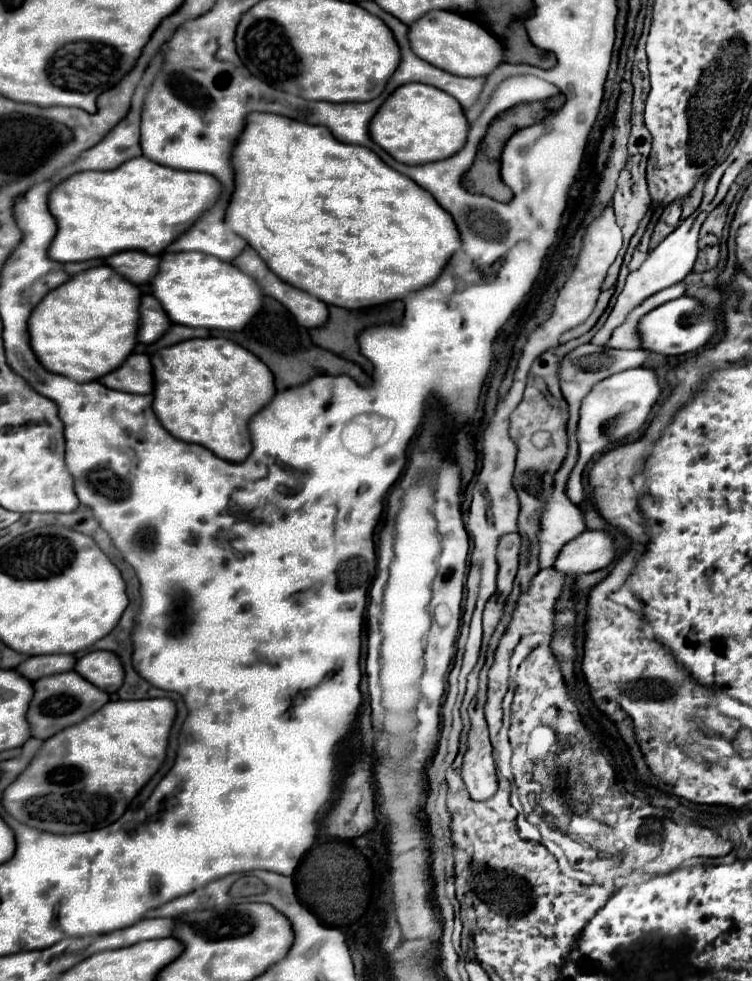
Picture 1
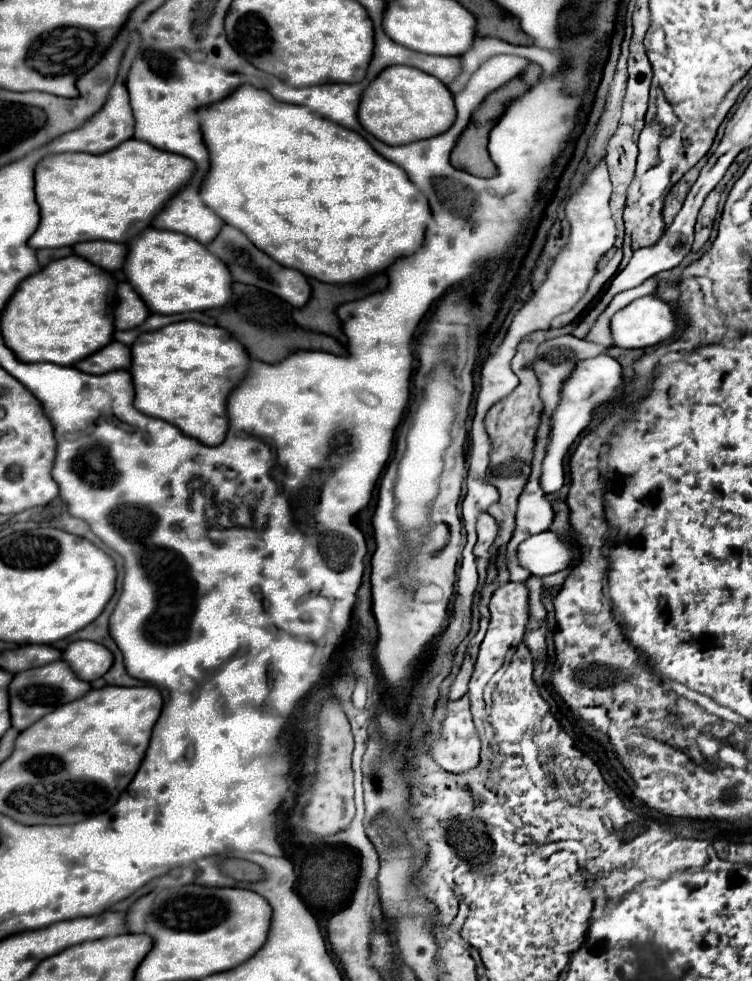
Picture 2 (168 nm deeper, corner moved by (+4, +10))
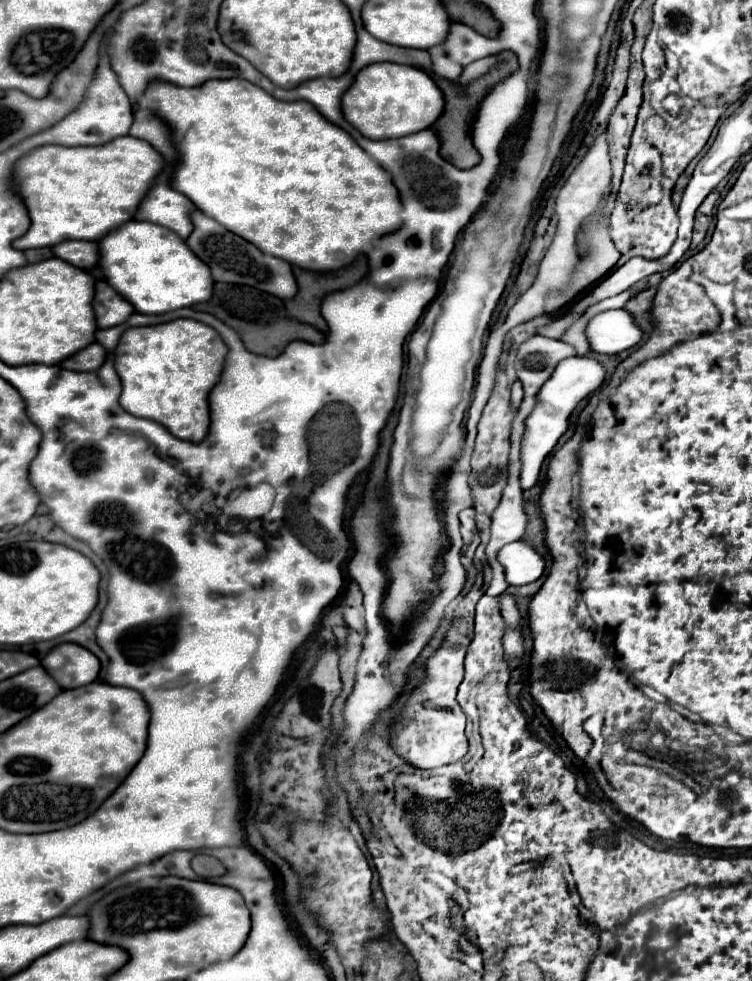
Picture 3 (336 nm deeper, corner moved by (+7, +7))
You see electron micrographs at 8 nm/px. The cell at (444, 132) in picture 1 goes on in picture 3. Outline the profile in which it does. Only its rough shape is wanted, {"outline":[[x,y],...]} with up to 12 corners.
{"outline":[[398,63],[364,67],[342,111],[368,139],[432,127],[444,97]]}

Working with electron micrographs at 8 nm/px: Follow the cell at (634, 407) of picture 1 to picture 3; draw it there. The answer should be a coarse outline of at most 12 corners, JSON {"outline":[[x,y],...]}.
{"outline":[[592,357],[558,363],[526,419],[520,483],[538,483],[544,459],[606,369]]}

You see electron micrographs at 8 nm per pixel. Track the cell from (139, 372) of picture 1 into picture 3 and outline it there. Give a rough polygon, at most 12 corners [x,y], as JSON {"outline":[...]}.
{"outline":[[92,343],[60,363],[70,371],[98,371],[106,349]]}

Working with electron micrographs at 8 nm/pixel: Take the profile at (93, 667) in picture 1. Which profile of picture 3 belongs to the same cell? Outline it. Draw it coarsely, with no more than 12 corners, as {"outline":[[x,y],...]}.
{"outline":[[76,643],[56,645],[42,667],[64,689],[96,681],[100,661]]}

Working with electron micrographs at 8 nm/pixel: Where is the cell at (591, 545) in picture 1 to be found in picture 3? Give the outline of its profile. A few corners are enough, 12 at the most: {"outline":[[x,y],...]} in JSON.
{"outline":[[524,541],[500,549],[510,585],[542,577],[546,559]]}

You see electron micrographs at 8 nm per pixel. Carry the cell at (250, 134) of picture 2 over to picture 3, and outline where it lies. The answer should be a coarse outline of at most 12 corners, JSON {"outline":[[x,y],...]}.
{"outline":[[152,83],[174,189],[338,271],[402,229],[392,175],[310,103]]}

